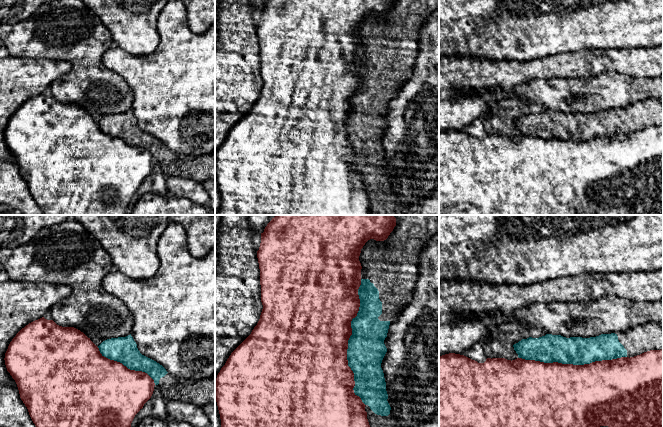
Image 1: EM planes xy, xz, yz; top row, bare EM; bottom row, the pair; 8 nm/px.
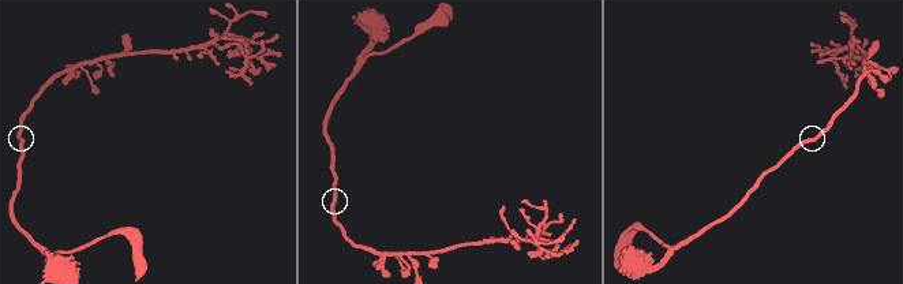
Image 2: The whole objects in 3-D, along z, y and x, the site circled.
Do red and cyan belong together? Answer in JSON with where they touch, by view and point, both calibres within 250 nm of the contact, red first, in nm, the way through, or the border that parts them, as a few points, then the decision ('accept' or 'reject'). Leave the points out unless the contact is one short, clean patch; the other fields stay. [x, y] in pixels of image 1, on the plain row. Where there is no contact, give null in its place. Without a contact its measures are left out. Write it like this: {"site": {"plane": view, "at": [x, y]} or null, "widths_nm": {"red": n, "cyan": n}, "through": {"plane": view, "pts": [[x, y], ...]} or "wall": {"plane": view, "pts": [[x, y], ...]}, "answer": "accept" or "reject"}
{"site": {"plane": "xz", "at": [347, 118]}, "widths_nm": {"red": 500, "cyan": 300}, "answer": "reject"}

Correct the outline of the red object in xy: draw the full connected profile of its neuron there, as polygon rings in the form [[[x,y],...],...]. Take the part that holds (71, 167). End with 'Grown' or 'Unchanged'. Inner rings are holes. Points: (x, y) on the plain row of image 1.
[[[44,93],[29,99],[16,110],[4,136],[43,215],[129,215],[131,199],[151,174],[155,162],[147,149],[130,146],[122,139],[104,133],[80,106],[59,102]]]. Unchanged

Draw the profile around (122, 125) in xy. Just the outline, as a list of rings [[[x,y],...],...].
[[[130,111],[111,114],[99,122],[102,132],[122,139],[130,146],[147,149],[160,166],[166,177],[175,176],[204,183],[215,179],[215,155],[178,155],[156,137],[142,131]]]

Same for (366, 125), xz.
[[[396,0],[386,16],[370,15],[361,25],[361,61],[358,65],[360,83],[357,92],[351,97],[352,111],[348,116],[347,136],[354,149],[355,171],[377,191],[388,192],[391,186],[381,144],[387,128],[384,116],[390,97],[397,94],[409,79],[421,28],[438,6],[439,0]]]

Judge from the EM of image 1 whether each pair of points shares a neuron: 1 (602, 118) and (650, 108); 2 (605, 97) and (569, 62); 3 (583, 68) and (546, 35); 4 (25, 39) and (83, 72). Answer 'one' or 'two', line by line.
1: one
2: two
3: two
4: one

